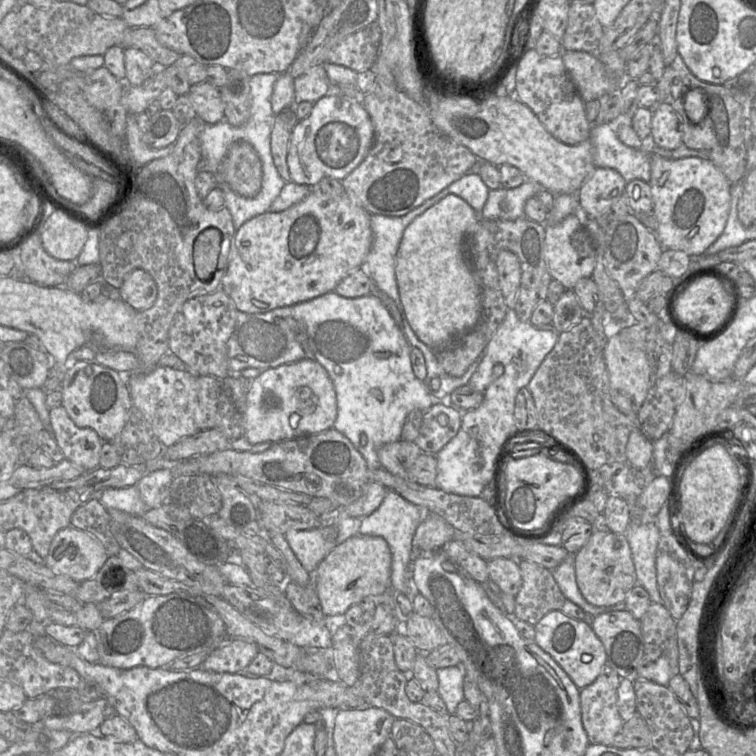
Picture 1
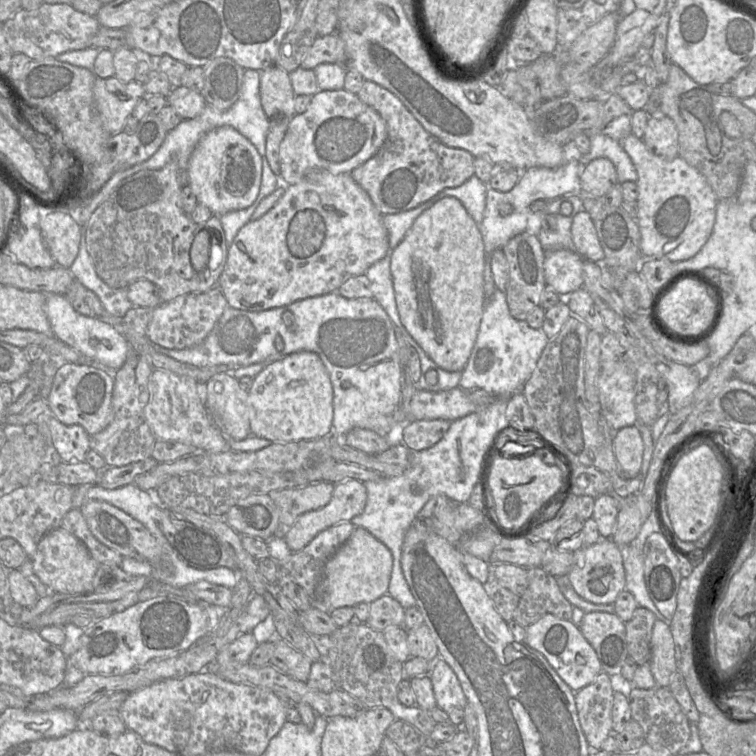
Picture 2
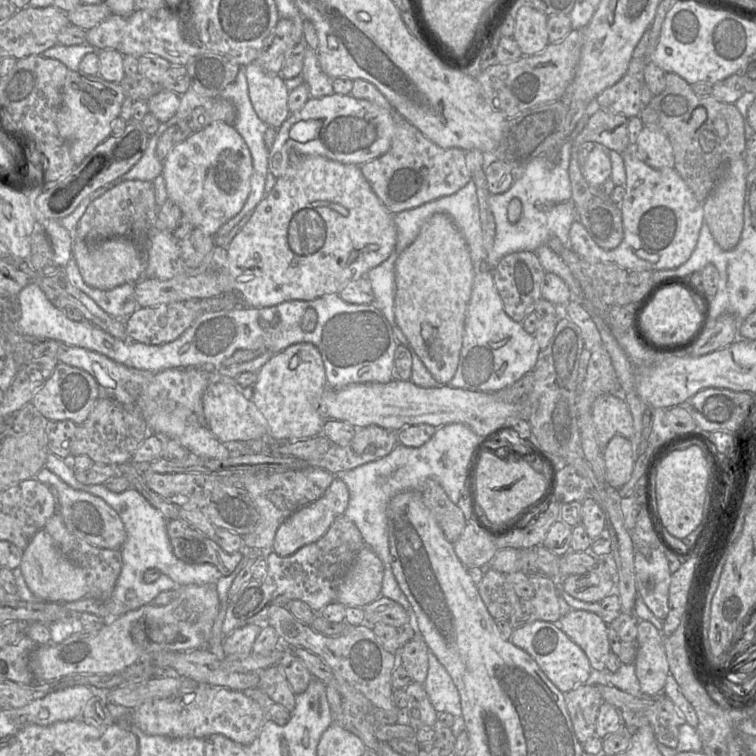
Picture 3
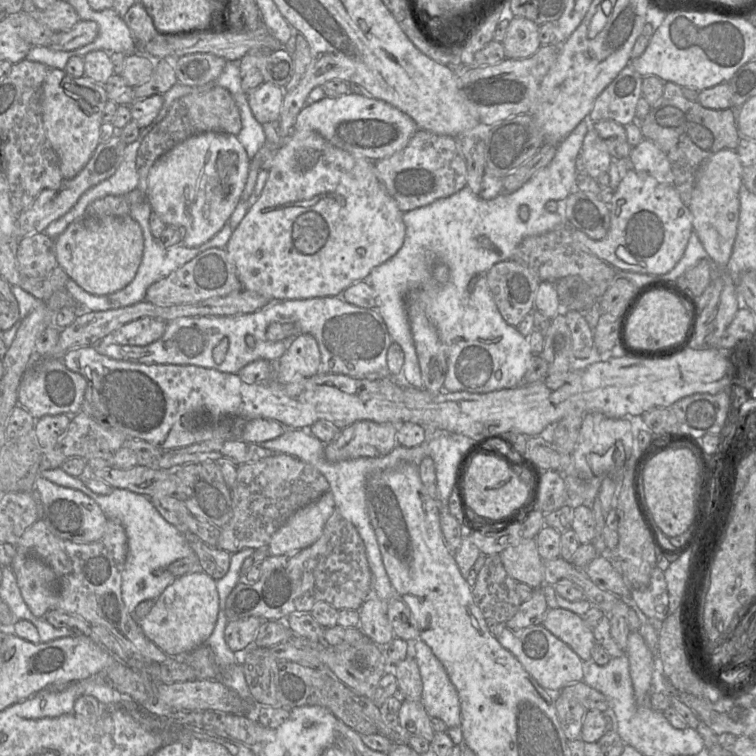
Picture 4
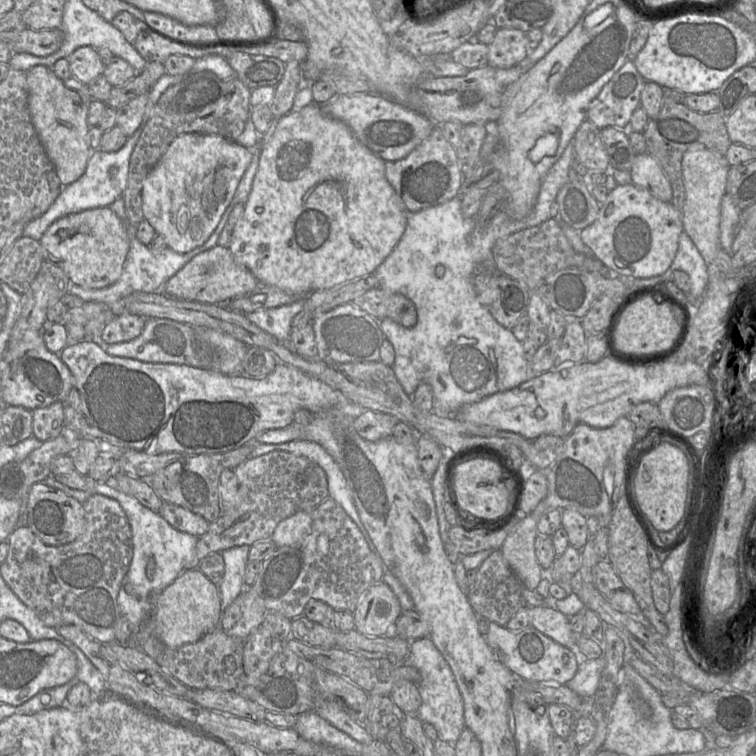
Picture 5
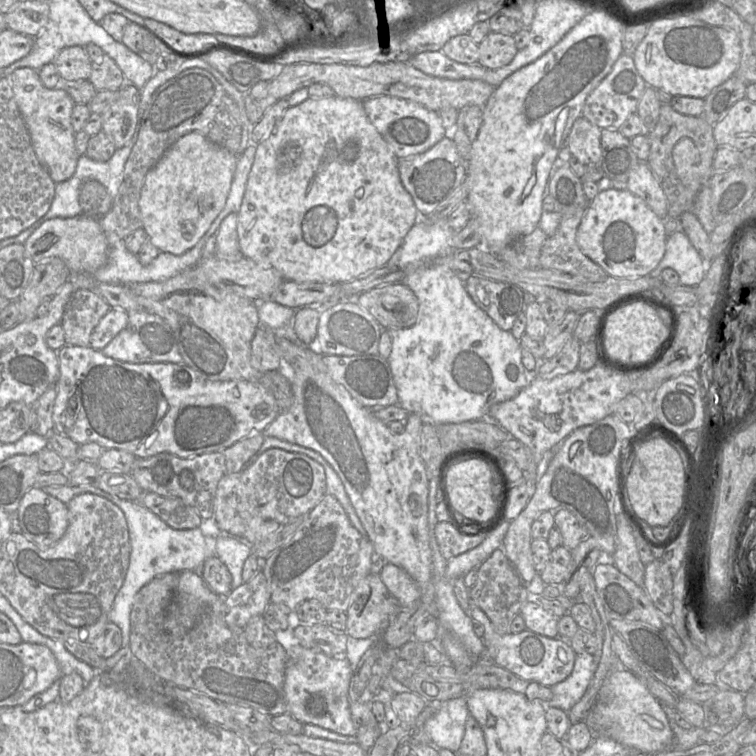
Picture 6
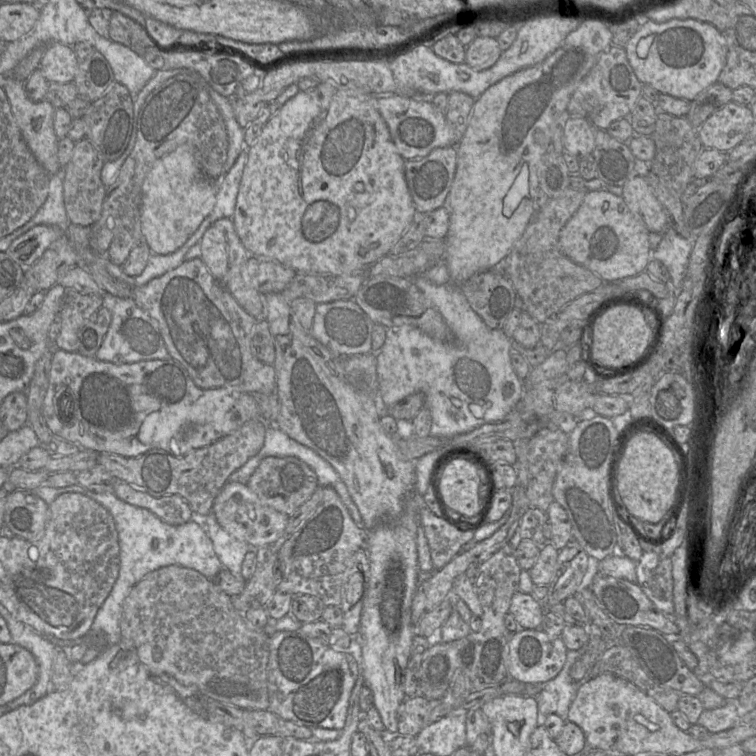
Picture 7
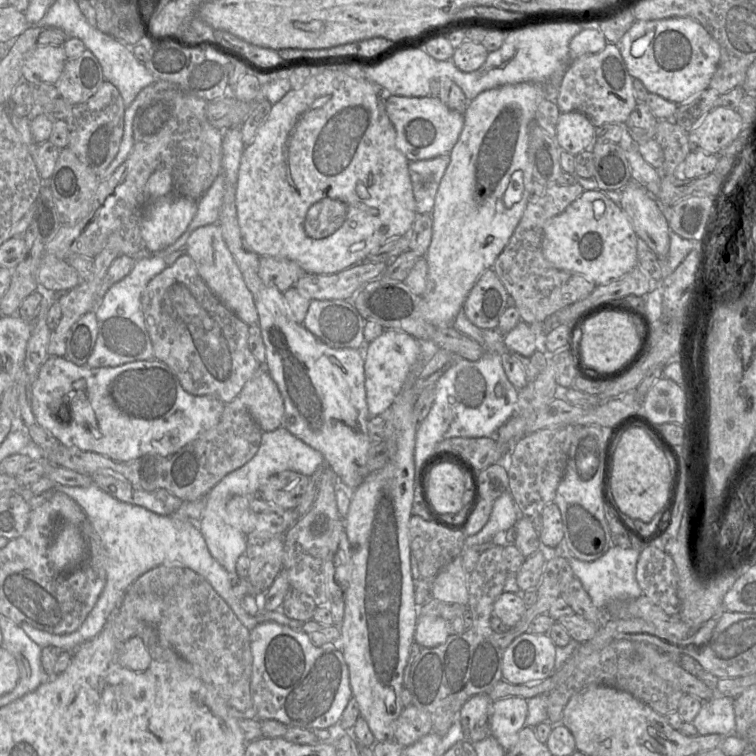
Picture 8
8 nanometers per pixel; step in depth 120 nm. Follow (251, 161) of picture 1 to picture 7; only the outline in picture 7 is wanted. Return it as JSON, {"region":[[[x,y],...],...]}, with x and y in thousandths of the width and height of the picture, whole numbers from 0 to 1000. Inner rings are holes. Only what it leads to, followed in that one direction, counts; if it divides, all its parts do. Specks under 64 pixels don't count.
{"region":[[[247,190],[212,209],[188,245],[187,306],[202,336],[222,337],[237,329],[280,280],[287,245],[271,235],[257,197]]]}

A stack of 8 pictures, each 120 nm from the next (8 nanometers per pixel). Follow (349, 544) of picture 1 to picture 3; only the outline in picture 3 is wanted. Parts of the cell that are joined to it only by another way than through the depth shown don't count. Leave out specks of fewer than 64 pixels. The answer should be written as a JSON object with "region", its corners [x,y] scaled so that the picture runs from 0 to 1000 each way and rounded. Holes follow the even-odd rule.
{"region":[[[481,721],[446,778],[444,796],[456,803],[481,804],[505,788],[507,761],[505,742]]]}

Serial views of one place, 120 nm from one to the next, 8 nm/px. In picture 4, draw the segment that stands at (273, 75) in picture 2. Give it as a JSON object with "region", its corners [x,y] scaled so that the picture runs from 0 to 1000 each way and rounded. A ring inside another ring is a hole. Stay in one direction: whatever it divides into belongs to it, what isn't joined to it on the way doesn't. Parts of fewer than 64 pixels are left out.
{"region":[[[354,108],[327,124],[332,147],[345,165],[369,157],[374,128],[374,116]]]}

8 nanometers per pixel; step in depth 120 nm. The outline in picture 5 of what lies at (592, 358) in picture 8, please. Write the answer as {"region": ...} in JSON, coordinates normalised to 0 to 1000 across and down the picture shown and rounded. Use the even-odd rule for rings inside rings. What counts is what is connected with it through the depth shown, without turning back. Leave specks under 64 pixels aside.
{"region":[[[852,392],[816,418],[807,439],[807,455],[815,468],[833,474],[866,470],[890,455],[898,437],[899,427],[886,403]]]}

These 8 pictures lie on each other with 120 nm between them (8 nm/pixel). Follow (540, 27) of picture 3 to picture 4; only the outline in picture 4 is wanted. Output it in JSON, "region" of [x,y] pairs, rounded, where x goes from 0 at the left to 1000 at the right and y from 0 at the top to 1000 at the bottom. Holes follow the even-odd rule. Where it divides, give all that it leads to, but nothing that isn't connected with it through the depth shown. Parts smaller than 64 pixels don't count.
{"region":[[[680,22],[663,57],[671,78],[698,77],[716,62],[713,34],[700,25]]]}

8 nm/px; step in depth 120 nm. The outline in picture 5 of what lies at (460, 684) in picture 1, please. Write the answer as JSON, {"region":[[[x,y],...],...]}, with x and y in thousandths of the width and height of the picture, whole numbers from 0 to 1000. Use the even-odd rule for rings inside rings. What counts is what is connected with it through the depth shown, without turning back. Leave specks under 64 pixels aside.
{"region":[[[561,843],[544,848],[541,880],[549,882],[557,892],[553,906],[557,934],[552,947],[558,955],[566,955],[575,962],[579,978],[602,985],[616,960],[612,923],[594,878],[573,848],[567,843]]]}

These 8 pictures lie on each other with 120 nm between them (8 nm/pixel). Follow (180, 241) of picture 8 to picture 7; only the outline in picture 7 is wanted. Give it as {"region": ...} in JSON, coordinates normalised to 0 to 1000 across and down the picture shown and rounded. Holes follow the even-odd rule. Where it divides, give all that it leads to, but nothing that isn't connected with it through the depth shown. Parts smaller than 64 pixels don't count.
{"region":[[[323,197],[302,229],[287,245],[286,269],[280,280],[269,291],[258,308],[241,324],[246,331],[251,324],[261,323],[272,304],[287,291],[307,288],[312,272],[316,246],[328,209],[327,198]]]}

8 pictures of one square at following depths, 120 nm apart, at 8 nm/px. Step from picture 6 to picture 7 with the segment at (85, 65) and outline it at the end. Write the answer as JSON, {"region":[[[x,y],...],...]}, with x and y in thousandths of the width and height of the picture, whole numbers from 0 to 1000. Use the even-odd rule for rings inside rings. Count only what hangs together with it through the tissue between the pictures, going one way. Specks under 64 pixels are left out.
{"region":[[[67,57],[53,81],[52,91],[65,110],[87,111],[98,107],[104,82],[95,61]]]}

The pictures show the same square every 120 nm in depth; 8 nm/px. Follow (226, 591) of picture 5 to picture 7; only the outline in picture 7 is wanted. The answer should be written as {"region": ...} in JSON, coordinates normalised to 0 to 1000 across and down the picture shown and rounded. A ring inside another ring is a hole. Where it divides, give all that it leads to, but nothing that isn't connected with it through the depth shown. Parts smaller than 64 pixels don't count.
{"region":[[[280,676],[272,681],[272,689],[274,708],[294,749],[303,754],[310,763],[321,765],[319,761],[320,743],[332,724],[298,702],[287,690]]]}

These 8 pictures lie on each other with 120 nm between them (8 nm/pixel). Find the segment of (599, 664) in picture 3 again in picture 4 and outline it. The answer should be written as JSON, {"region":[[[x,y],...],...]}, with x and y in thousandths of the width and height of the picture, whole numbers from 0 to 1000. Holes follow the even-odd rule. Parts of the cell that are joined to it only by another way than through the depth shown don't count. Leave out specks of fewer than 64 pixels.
{"region":[[[745,804],[726,806],[717,827],[749,851],[771,876],[783,874],[782,861],[788,847],[784,832],[774,827],[769,815]]]}

